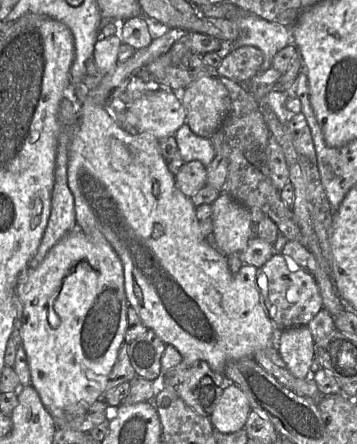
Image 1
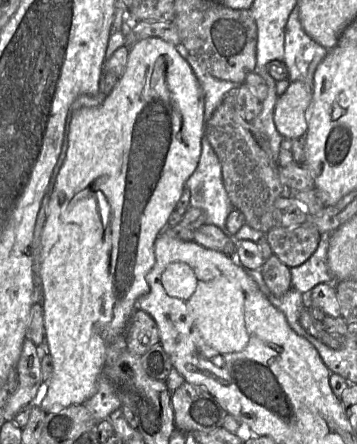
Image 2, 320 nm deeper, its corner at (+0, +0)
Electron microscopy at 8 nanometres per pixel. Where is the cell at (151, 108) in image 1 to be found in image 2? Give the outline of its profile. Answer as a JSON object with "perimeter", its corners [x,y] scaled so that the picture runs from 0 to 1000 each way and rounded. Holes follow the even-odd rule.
{"perimeter":[[[443,83],[392,90],[364,108],[347,164],[283,234],[204,250],[193,331],[140,444],[137,480],[115,529],[115,592],[101,619],[101,633],[115,649],[126,775],[148,815],[143,854],[126,860],[134,863],[132,890],[112,914],[126,930],[160,930],[204,912],[230,912],[269,887],[275,849],[297,818],[300,784],[325,759],[350,752],[387,671],[417,655],[409,619],[431,595],[434,543],[471,509],[473,486],[493,471],[524,405],[557,369],[566,311],[574,304],[571,255],[571,209],[535,149],[487,101]]]}

